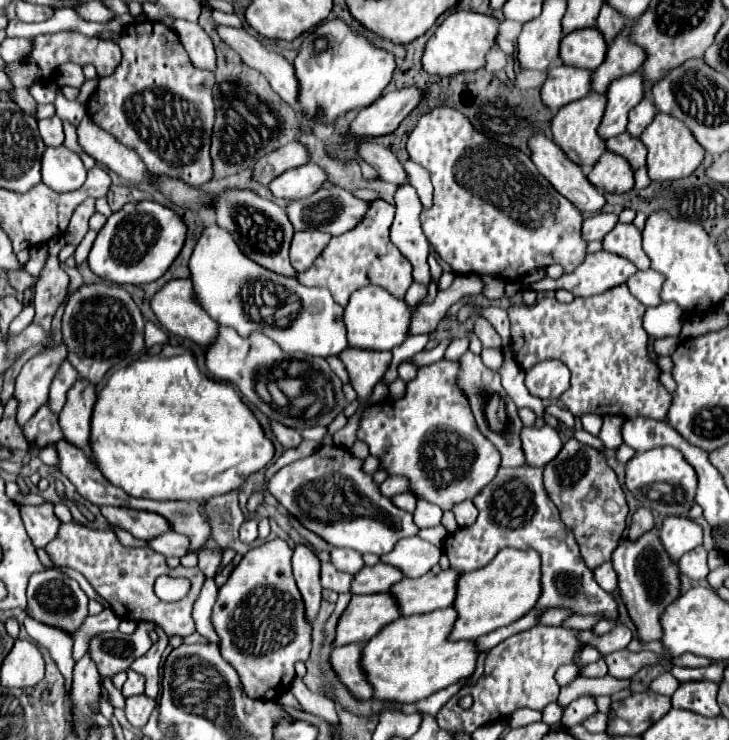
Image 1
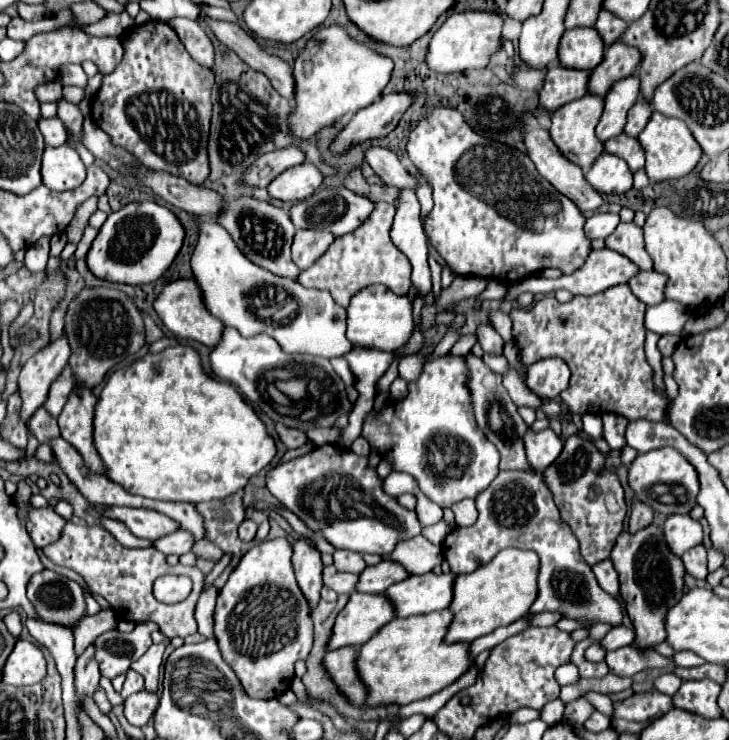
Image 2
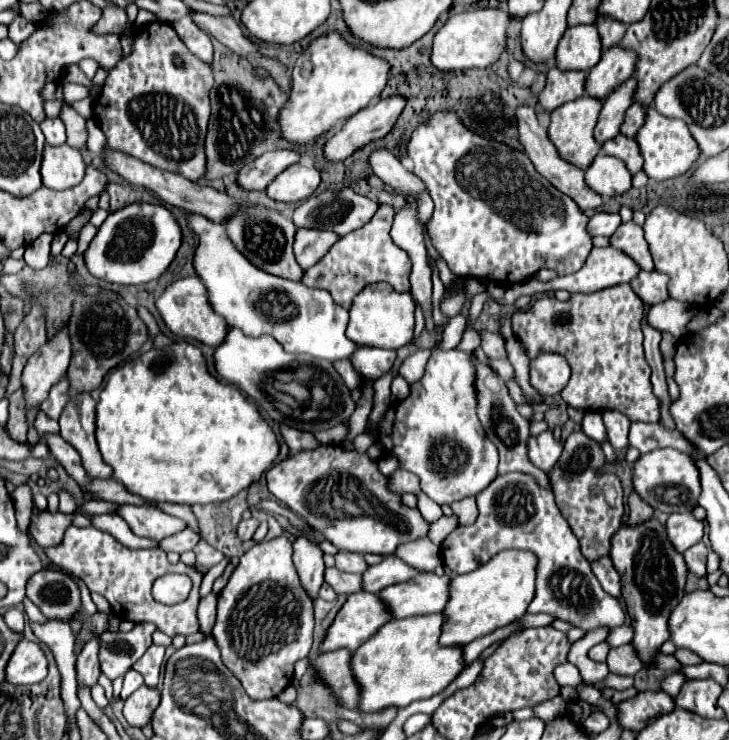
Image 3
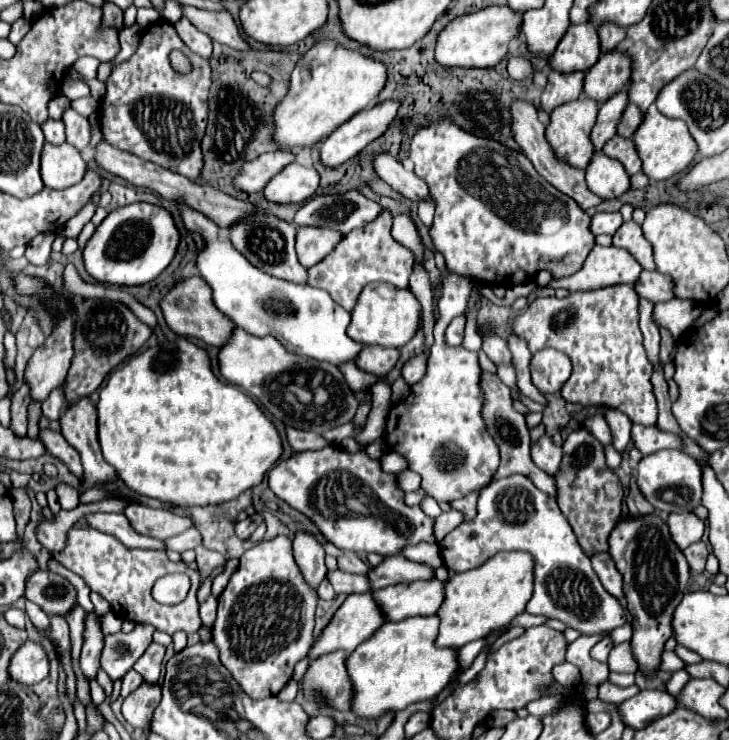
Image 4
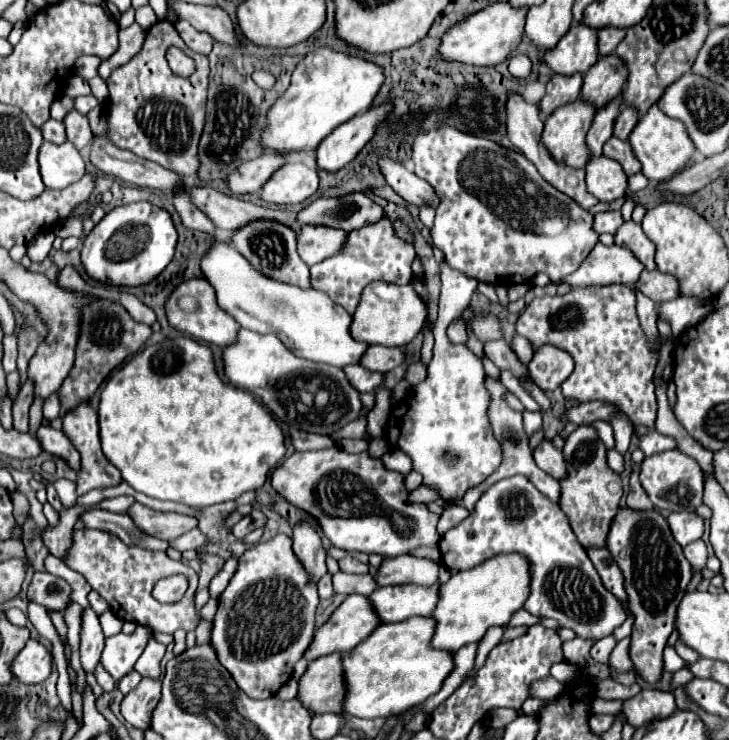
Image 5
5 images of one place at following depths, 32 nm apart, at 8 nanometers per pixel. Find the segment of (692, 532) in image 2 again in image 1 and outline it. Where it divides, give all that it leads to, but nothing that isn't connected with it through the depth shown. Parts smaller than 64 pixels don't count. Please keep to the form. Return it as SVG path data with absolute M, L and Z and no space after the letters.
M668 516L660 528L660 540L670 558L680 560L682 554L702 544L702 526L688 516Z

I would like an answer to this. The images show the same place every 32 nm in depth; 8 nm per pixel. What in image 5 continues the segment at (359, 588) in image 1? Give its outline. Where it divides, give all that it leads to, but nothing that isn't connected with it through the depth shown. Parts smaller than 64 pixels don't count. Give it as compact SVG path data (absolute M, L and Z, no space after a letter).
M402 554L396 558L386 558L380 566L378 576L374 578L378 586L388 586L388 584L430 586L430 584L438 584L438 570L440 564L436 564L434 560Z

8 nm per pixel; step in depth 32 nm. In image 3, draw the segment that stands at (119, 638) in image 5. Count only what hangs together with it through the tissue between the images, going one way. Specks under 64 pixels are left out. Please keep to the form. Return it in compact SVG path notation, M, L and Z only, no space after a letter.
M136 624L130 634L122 632L104 632L100 636L100 668L114 680L124 676L132 664L148 650L152 644L152 624Z

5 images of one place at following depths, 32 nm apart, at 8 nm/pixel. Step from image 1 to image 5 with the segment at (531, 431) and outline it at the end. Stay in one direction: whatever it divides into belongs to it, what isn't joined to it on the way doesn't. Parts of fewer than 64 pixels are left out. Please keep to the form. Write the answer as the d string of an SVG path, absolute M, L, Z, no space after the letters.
M544 440L536 450L534 450L534 460L536 464L550 474L554 480L566 480L568 478L568 470L564 464L564 456L558 448L554 448L554 444L550 440Z

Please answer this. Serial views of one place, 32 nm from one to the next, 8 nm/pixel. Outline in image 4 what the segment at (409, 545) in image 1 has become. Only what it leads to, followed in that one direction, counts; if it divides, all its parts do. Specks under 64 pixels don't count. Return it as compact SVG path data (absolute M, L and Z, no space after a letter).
M418 544L418 546L408 546L402 556L406 556L408 560L414 560L414 562L424 562L424 564L430 564L434 568L442 566L442 556L440 556L440 550L438 550L438 544Z

